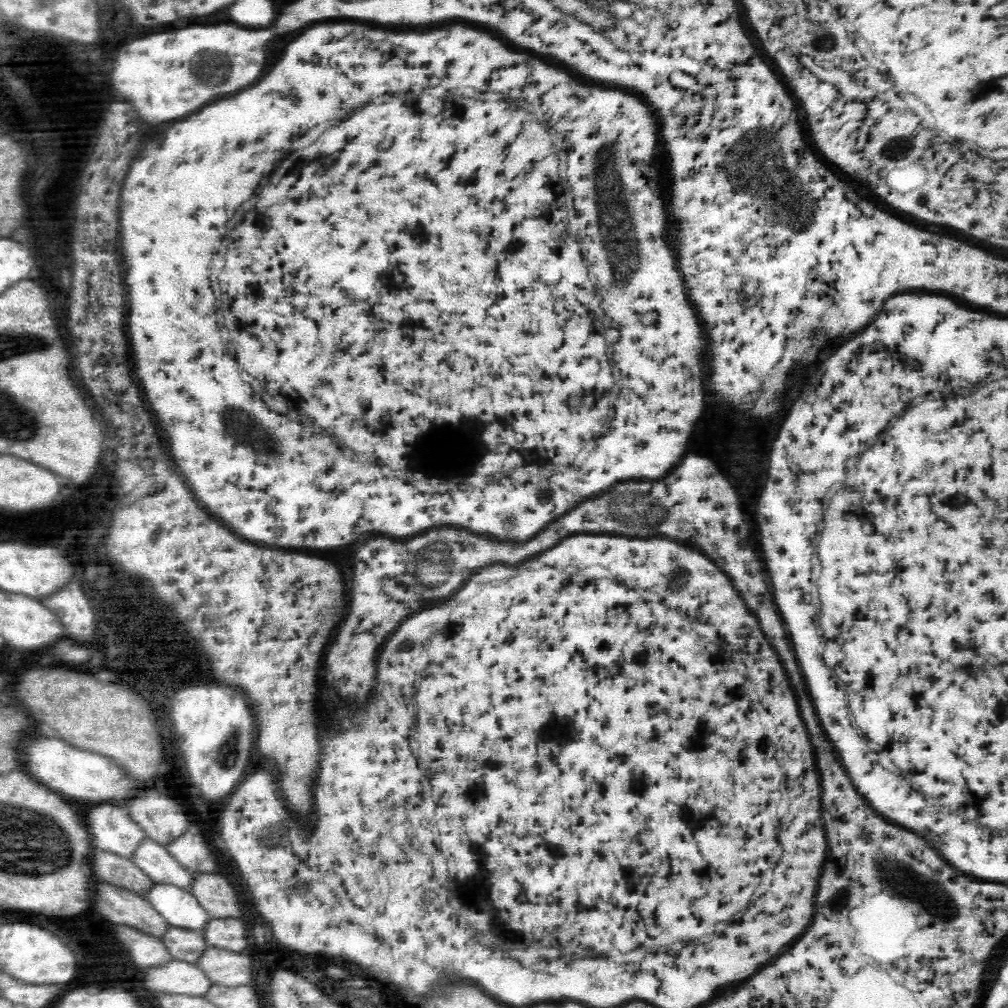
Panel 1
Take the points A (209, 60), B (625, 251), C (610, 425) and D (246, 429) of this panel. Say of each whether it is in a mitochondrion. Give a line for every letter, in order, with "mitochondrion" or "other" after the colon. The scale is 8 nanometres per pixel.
A: mitochondrion
B: mitochondrion
C: other
D: mitochondrion

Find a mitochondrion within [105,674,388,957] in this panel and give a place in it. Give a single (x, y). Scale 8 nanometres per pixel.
(269, 836)

